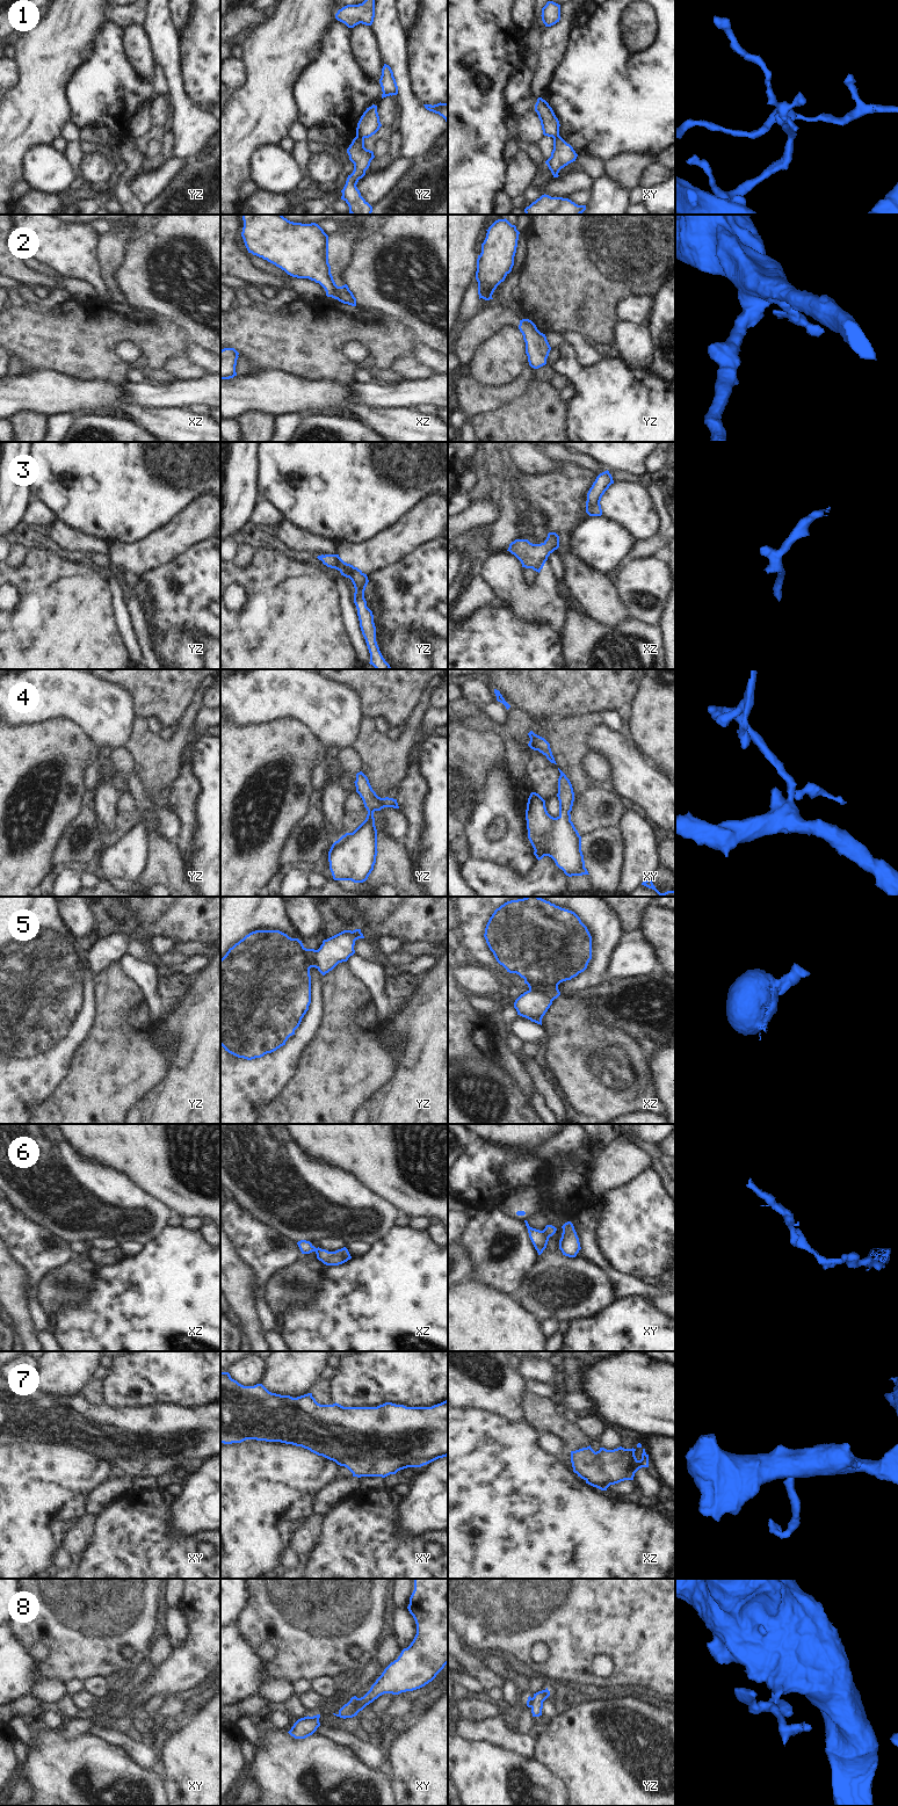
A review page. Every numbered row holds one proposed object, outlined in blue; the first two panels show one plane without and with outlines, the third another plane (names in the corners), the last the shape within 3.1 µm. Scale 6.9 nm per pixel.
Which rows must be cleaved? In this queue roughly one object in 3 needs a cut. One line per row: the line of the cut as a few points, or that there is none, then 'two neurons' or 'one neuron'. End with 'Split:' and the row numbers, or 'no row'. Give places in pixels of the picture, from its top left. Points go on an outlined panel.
1: cut in yz along (356, 136), (363, 138); two neurons
2: cut in xz along (339, 287), (339, 296), (337, 298); two neurons
3: no cut; one neuron
4: no cut; one neuron
5: cut in xz along (529, 989), (541, 992), (552, 1000); two neurons
6: cut in xy along (542, 1231), (548, 1239); two neurons
7: no cut; one neuron
8: cut in xy along (359, 1698), (348, 1717); two neurons
Split: 1, 2, 5, 6, 8

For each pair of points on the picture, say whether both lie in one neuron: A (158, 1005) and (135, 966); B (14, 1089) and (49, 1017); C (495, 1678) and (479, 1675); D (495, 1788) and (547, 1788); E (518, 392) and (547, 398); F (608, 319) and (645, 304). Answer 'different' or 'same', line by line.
A: same
B: same
C: same
D: same
E: different
F: different

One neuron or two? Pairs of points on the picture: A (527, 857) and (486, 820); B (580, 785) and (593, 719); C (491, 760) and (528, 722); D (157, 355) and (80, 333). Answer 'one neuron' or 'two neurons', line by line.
A: one neuron
B: one neuron
C: two neurons
D: one neuron

